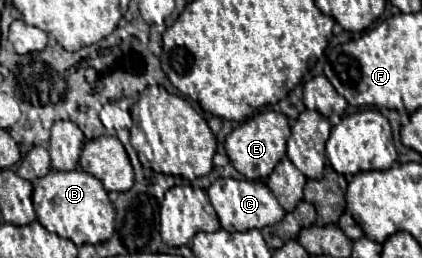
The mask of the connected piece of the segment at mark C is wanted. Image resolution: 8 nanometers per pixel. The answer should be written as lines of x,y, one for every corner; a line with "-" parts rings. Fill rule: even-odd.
218,178
210,184
208,188
208,198
220,218
220,226
228,232
244,232
258,228
262,230
264,226
278,224
286,212
284,208
276,202
276,196
268,190
268,186
260,180
234,180
234,178

